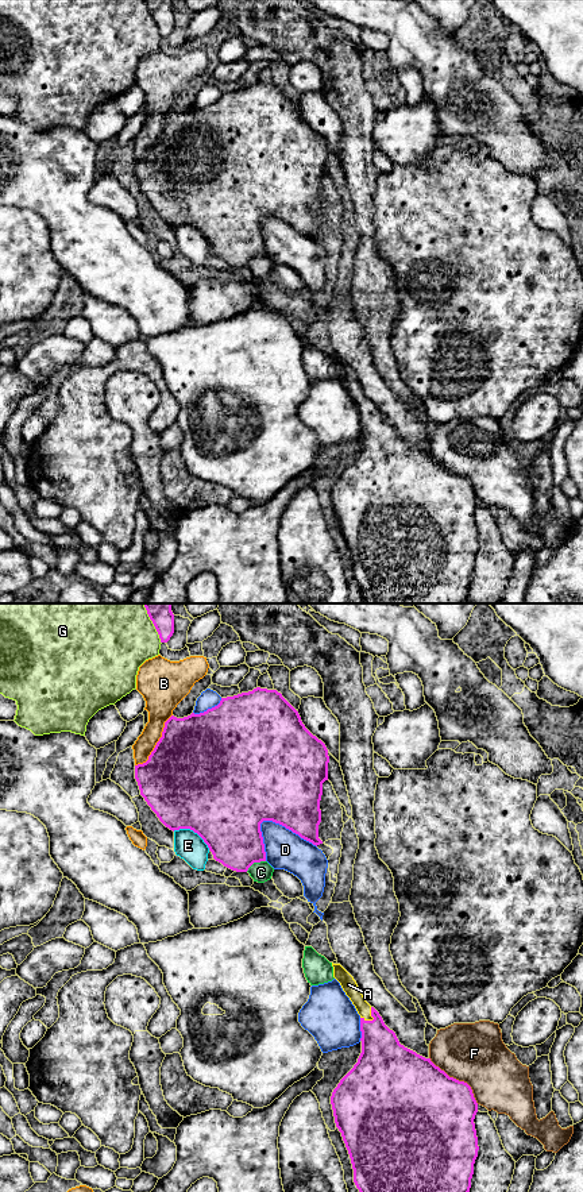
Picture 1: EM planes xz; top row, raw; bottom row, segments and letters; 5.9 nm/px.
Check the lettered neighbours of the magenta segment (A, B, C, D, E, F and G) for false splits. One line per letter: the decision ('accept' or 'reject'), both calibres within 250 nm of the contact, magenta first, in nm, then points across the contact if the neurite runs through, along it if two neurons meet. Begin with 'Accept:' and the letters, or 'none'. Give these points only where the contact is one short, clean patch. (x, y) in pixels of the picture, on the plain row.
Accept: A
A: accept | 280/90 nm | across xz (383, 455), (373, 424), (373, 415), (350, 382)
B: reject | 500/180 nm
C: reject | 360/120 nm
D: reject | 440/220 nm
E: reject | 500/170 nm
F: reject | 480/360 nm
G: reject | 140/420 nm

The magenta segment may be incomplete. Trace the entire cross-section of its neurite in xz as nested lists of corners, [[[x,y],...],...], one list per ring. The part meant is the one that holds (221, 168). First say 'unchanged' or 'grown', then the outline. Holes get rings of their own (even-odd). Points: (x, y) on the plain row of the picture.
unchanged | [[[256,82],[248,88],[221,93],[217,101],[208,104],[204,108],[192,108],[184,113],[171,111],[165,117],[162,132],[148,151],[148,155],[143,159],[135,161],[135,174],[140,190],[166,223],[173,227],[179,224],[193,225],[208,240],[216,256],[232,266],[247,267],[254,258],[266,256],[265,239],[260,227],[260,219],[263,216],[279,219],[316,242],[323,239],[318,234],[318,220],[321,217],[320,196],[323,190],[323,178],[328,175],[328,158],[329,151],[325,139],[305,123],[298,107],[282,92],[282,89],[277,85]]]

